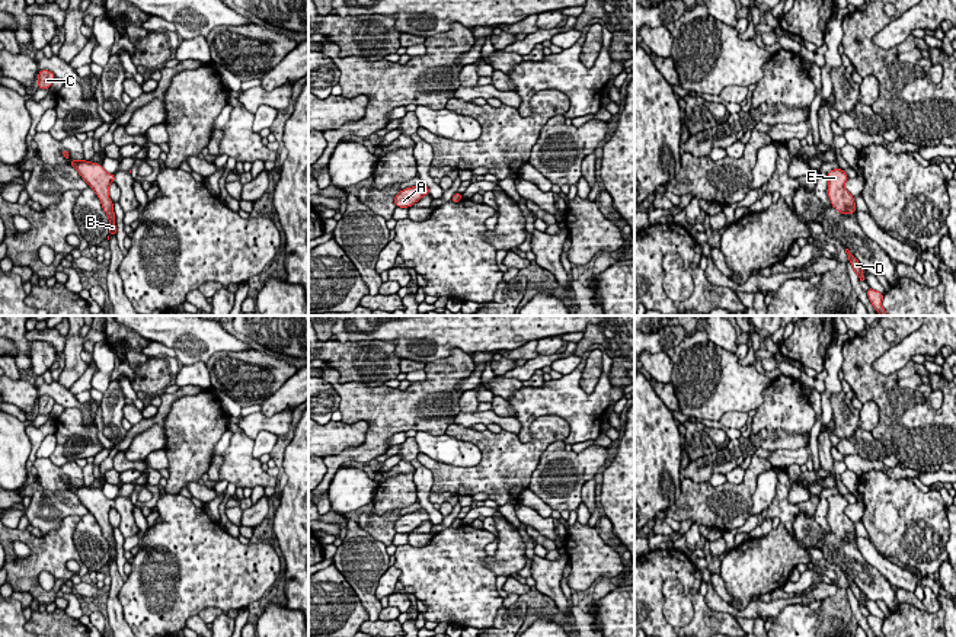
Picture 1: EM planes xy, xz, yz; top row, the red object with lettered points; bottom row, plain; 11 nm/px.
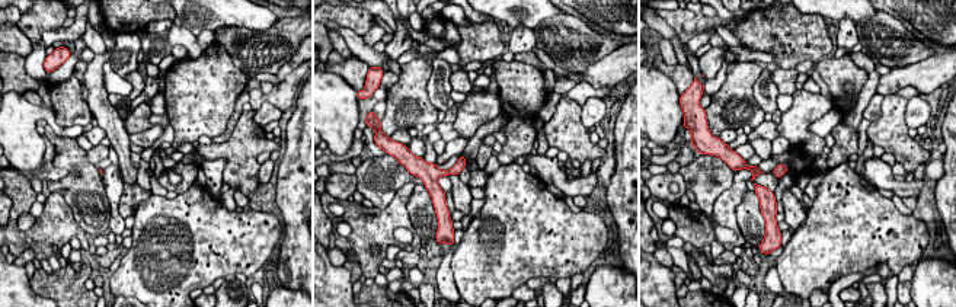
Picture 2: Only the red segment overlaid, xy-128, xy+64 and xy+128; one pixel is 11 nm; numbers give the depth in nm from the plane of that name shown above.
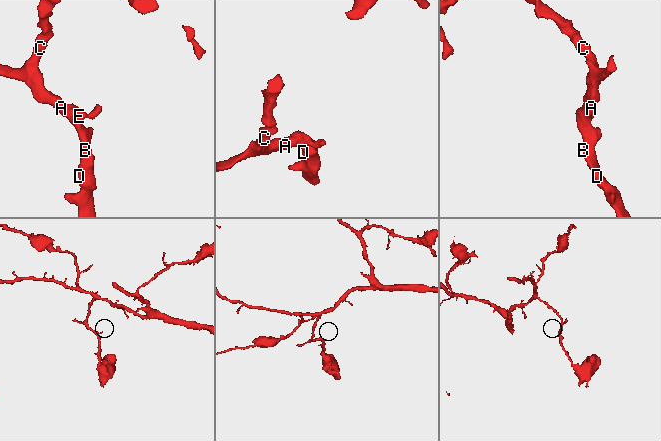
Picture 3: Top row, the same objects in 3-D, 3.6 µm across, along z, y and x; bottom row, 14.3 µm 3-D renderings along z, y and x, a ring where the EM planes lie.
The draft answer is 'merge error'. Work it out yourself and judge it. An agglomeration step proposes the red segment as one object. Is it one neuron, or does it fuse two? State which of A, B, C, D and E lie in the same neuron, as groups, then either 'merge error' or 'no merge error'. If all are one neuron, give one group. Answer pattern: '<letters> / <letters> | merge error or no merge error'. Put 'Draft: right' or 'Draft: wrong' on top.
Draft: wrong
A B C D E | no merge error

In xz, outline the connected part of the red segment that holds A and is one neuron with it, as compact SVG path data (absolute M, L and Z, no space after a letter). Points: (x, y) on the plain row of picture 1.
M421 509L418 512L406 513L394 522L394 531L399 534L409 534L415 528L422 525L425 521L429 521L429 513L426 509Z

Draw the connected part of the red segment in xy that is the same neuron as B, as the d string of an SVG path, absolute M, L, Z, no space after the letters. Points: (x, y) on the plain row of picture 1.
M71 486L70 492L79 497L89 513L92 513L93 518L97 521L102 534L109 545L109 566L112 560L116 561L113 528L109 524L109 510L115 508L115 502L112 499L108 499L99 489Z

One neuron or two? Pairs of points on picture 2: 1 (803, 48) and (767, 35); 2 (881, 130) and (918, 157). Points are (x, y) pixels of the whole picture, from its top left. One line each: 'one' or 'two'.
1: one
2: one

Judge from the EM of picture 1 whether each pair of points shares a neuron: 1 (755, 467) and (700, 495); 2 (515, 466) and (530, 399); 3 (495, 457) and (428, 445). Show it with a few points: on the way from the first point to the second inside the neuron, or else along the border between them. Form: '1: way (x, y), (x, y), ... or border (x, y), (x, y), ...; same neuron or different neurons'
1: way (750, 483), (735, 498), (716, 495); same neuron
2: border (517, 435), (521, 441), (527, 442); different neurons
3: border (451, 437), (472, 442), (480, 454), (480, 461); different neurons

